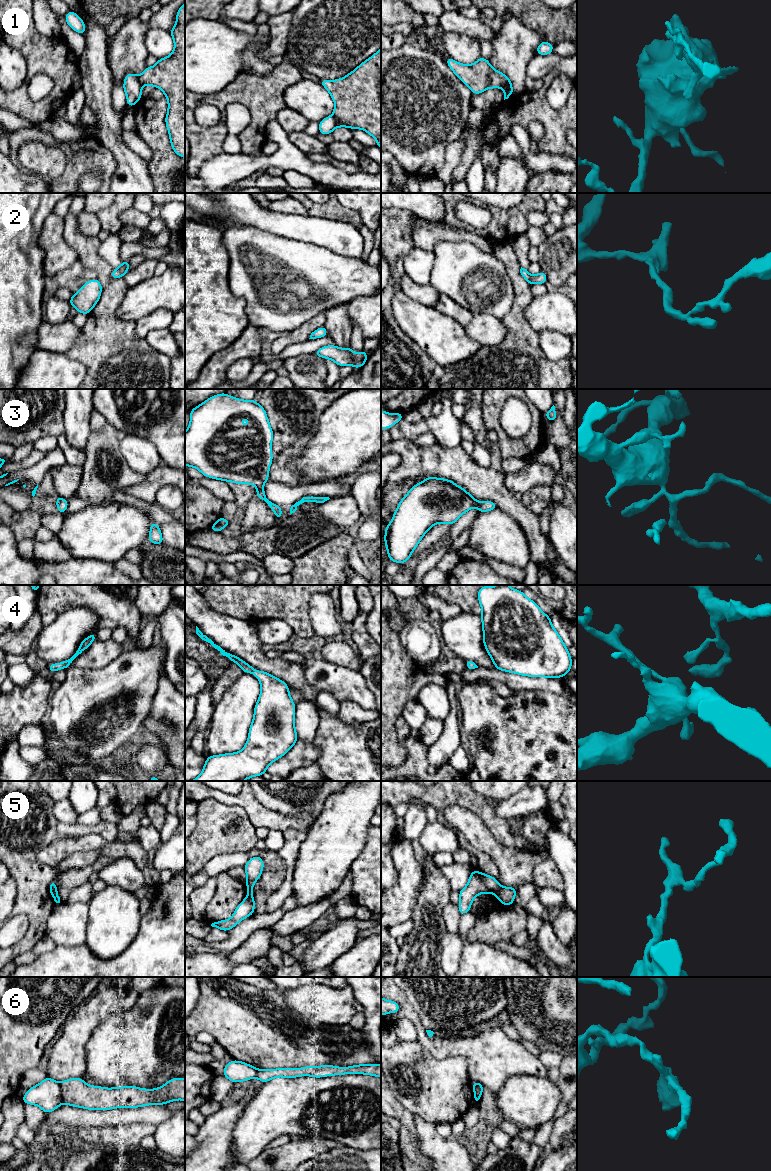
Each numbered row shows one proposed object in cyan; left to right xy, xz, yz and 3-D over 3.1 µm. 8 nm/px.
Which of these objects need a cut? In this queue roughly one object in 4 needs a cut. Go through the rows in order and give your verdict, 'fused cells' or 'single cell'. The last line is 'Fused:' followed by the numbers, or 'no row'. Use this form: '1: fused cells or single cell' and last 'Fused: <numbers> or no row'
1: fused cells
2: single cell
3: single cell
4: single cell
5: fused cells
6: fused cells
Fused: 1, 5, 6

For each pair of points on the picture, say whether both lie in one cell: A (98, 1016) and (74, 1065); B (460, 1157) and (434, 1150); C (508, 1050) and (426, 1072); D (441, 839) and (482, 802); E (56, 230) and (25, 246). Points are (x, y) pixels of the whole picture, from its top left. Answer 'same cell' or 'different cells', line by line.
A: same cell
B: same cell
C: different cells
D: different cells
E: different cells

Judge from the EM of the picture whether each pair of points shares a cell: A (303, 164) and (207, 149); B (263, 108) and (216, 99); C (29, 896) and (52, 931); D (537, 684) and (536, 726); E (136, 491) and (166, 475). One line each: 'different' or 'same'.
A: different
B: same
C: different
D: different
E: same

